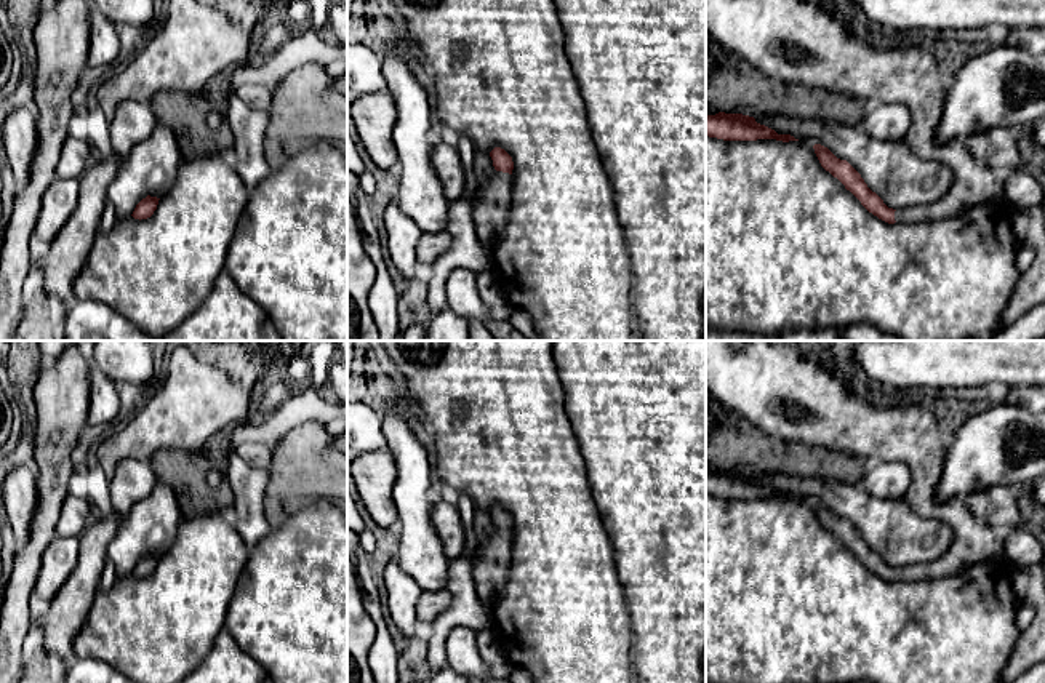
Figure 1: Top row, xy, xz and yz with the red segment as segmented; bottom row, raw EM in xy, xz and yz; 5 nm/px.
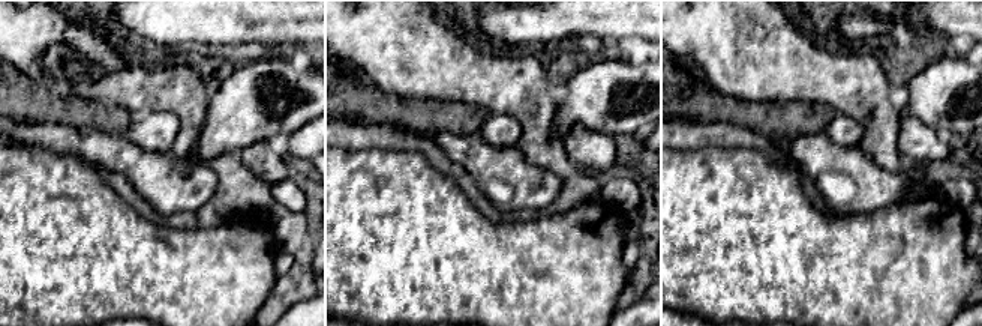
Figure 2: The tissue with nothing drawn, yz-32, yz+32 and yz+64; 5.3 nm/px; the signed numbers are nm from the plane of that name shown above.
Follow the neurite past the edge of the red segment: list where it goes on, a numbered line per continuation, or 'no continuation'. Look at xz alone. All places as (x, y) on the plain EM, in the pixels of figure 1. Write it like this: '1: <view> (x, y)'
1: xz (490, 575)

